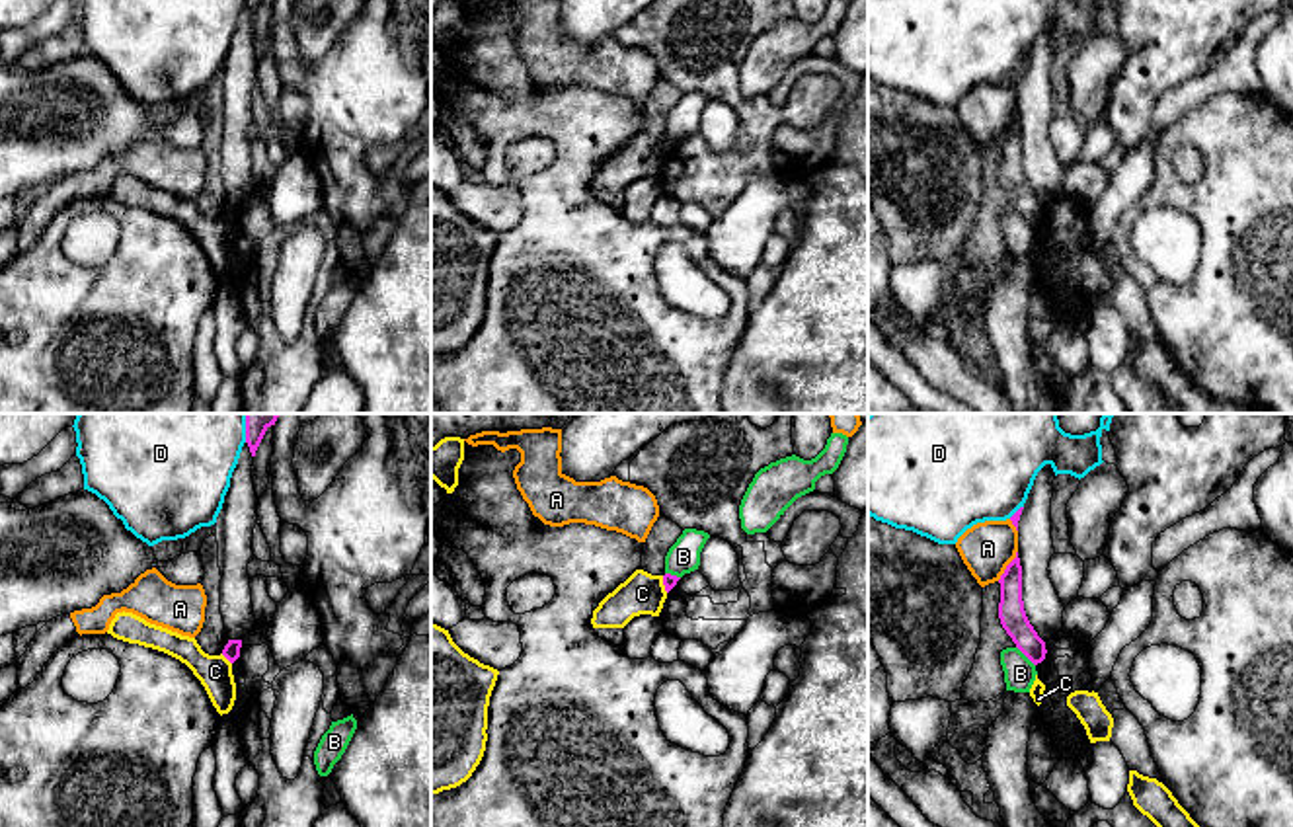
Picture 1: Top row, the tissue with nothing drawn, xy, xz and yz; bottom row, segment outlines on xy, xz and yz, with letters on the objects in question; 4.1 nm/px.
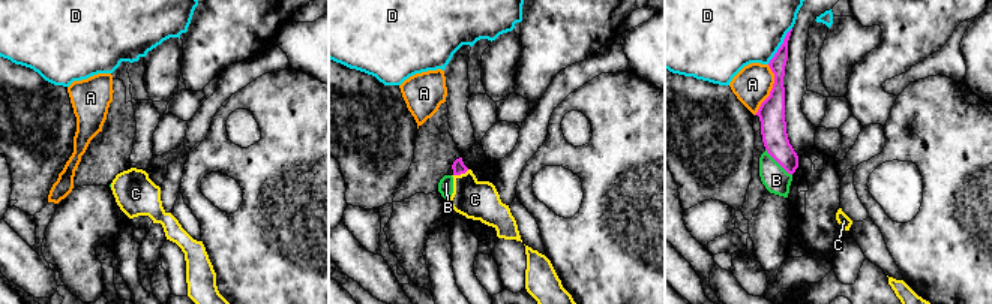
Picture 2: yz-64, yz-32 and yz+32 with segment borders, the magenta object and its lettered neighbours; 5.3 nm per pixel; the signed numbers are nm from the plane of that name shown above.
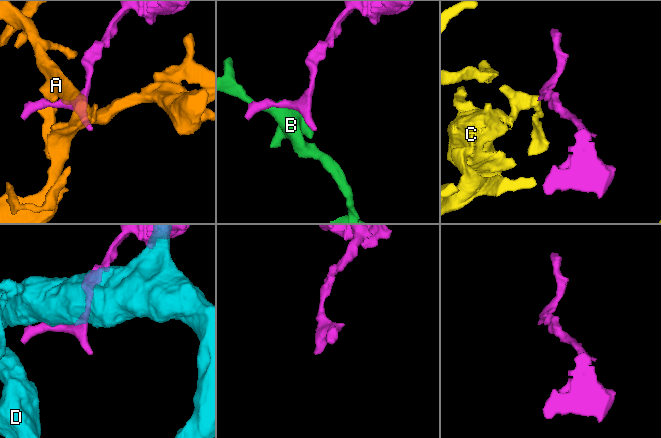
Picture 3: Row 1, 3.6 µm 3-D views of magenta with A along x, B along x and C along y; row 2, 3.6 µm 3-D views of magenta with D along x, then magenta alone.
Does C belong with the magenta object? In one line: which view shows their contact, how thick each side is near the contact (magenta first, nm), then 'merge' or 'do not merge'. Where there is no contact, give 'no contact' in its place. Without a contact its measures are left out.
meets magenta in xy; 70 nm thick on the magenta side, 140 nm on the other; do not merge

